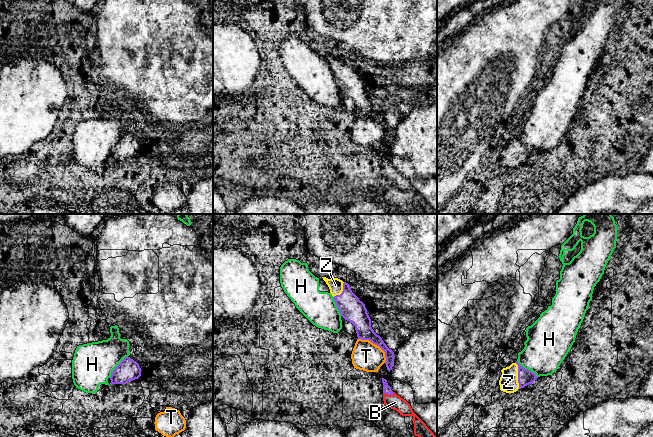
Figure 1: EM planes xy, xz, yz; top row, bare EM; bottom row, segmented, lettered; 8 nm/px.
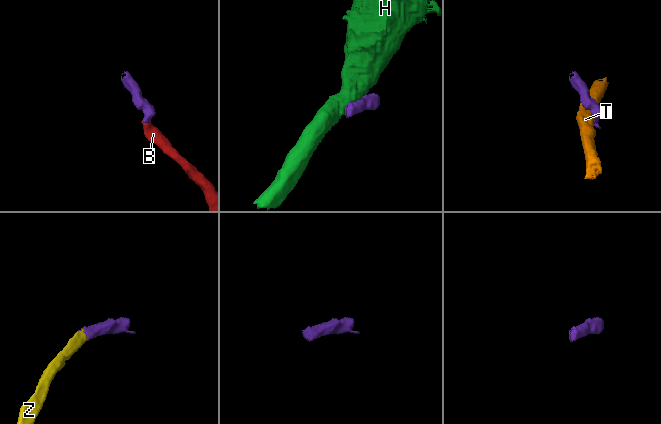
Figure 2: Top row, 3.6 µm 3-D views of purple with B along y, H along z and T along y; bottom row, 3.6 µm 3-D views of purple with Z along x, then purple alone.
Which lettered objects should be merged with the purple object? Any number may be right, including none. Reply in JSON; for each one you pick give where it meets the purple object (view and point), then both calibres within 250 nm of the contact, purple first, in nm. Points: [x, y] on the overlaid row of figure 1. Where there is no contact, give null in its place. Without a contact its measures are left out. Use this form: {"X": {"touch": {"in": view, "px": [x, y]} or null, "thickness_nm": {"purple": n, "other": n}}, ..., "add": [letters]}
{"B": {"touch": {"in": "xz", "px": [388, 394]}, "thickness_nm": {"purple": 60, "other": 120}}, "Z": {"touch": {"in": "yz", "px": [518, 375]}, "thickness_nm": {"purple": 130, "other": 150}}, "add": ["B", "Z"]}

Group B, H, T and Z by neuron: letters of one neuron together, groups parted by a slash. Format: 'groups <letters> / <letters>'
groups B Z / H / T

